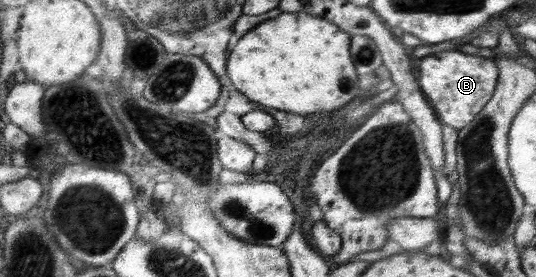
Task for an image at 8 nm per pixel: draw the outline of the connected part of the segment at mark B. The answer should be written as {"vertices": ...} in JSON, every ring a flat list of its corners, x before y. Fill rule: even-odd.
{"vertices":[[456,48,427,55,420,62,419,88,435,110,439,121,459,131,485,107,496,89,496,61,462,53]]}

